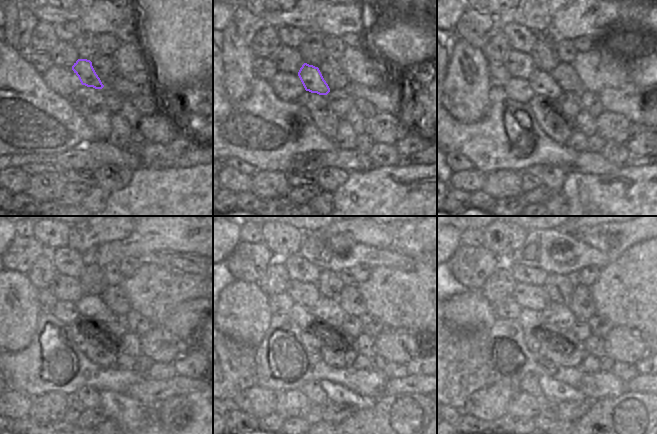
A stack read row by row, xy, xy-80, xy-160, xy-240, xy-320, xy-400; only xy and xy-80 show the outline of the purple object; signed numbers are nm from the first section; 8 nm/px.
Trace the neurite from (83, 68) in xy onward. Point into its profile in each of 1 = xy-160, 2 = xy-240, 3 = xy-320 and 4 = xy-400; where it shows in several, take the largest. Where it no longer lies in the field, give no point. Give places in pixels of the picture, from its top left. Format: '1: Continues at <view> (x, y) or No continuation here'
1: Continues at xy-160 (541, 82)
2: Continues at xy-240 (92, 306)
3: Continues at xy-320 (327, 310)
4: Continues at xy-400 (560, 316)

